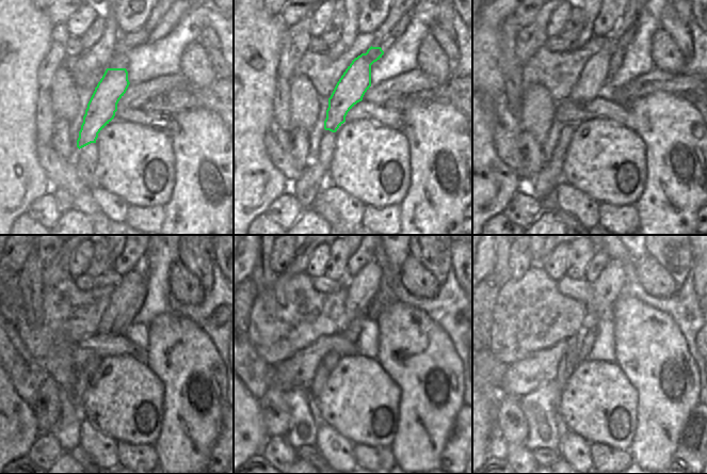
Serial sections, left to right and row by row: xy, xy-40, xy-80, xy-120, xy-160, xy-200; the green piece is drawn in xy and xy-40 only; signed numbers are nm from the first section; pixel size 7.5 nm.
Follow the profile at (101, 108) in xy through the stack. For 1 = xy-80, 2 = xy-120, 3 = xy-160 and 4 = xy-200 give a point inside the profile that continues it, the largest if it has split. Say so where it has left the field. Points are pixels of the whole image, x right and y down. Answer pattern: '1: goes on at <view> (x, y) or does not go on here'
1: goes on at xy-80 (591, 83)
2: goes on at xy-120 (128, 297)
3: goes on at xy-160 (362, 288)
4: goes on at xy-200 (610, 284)

